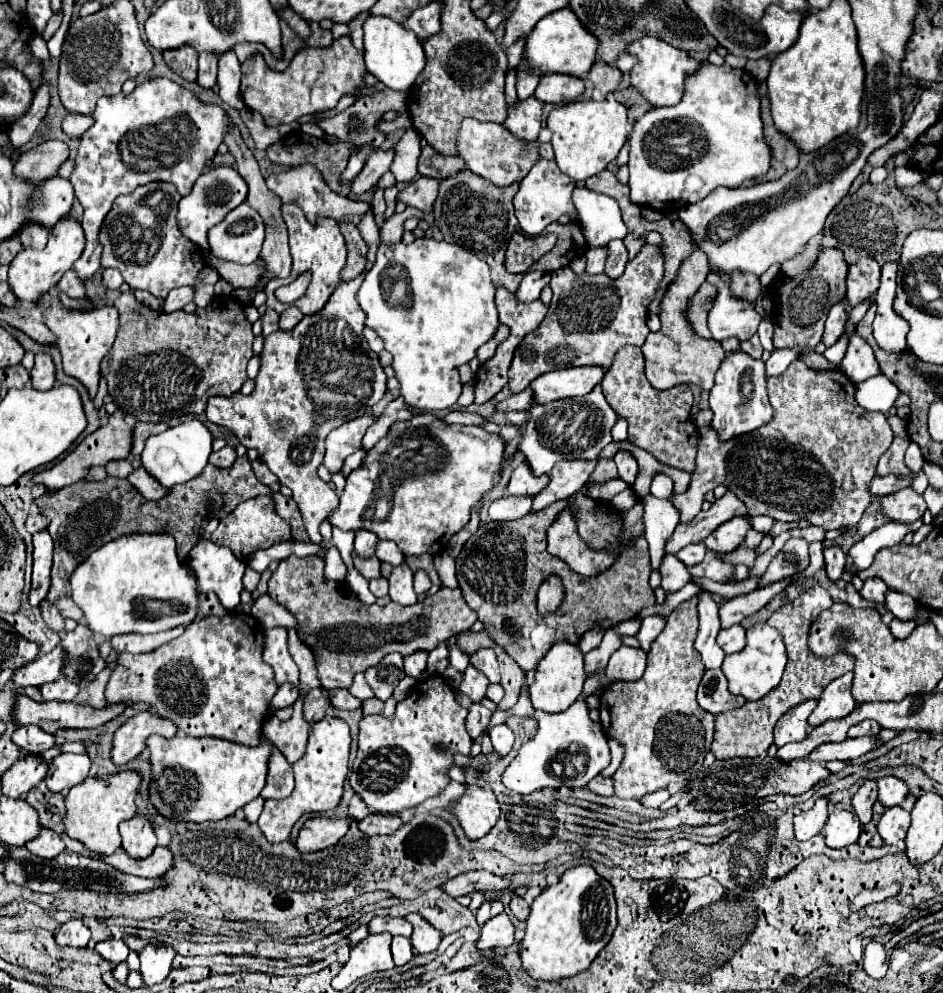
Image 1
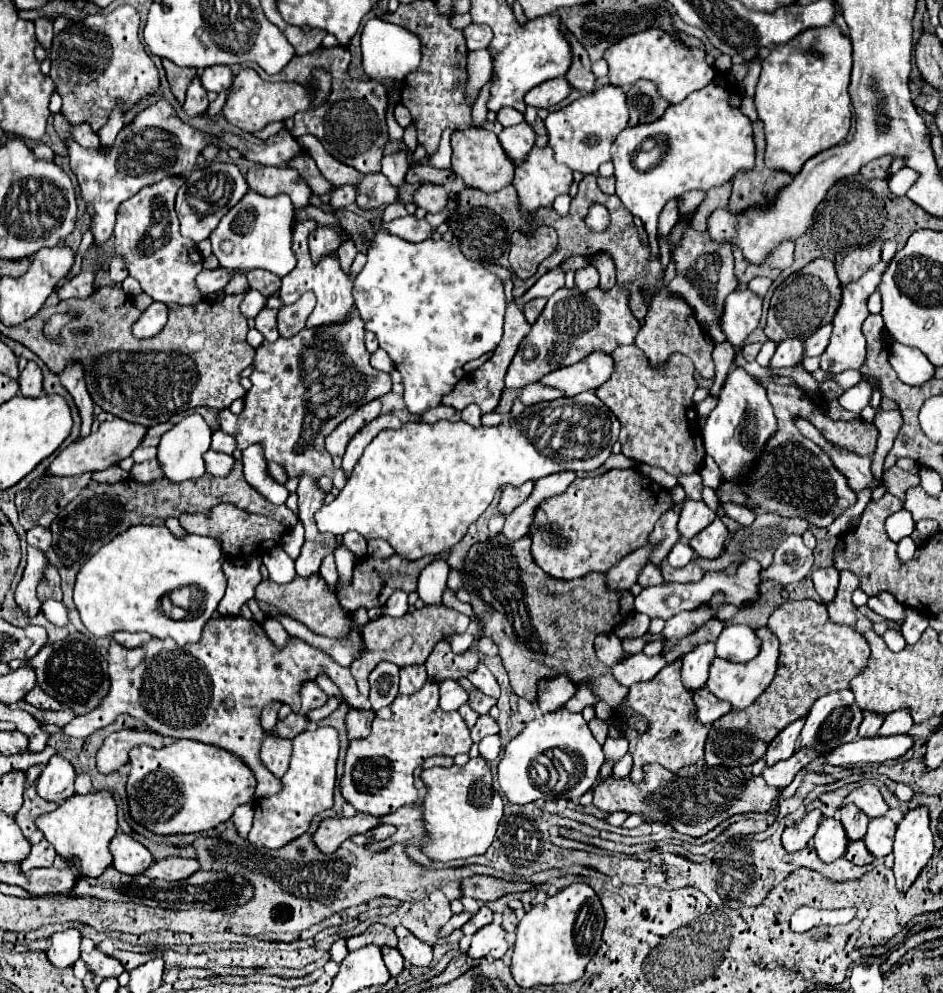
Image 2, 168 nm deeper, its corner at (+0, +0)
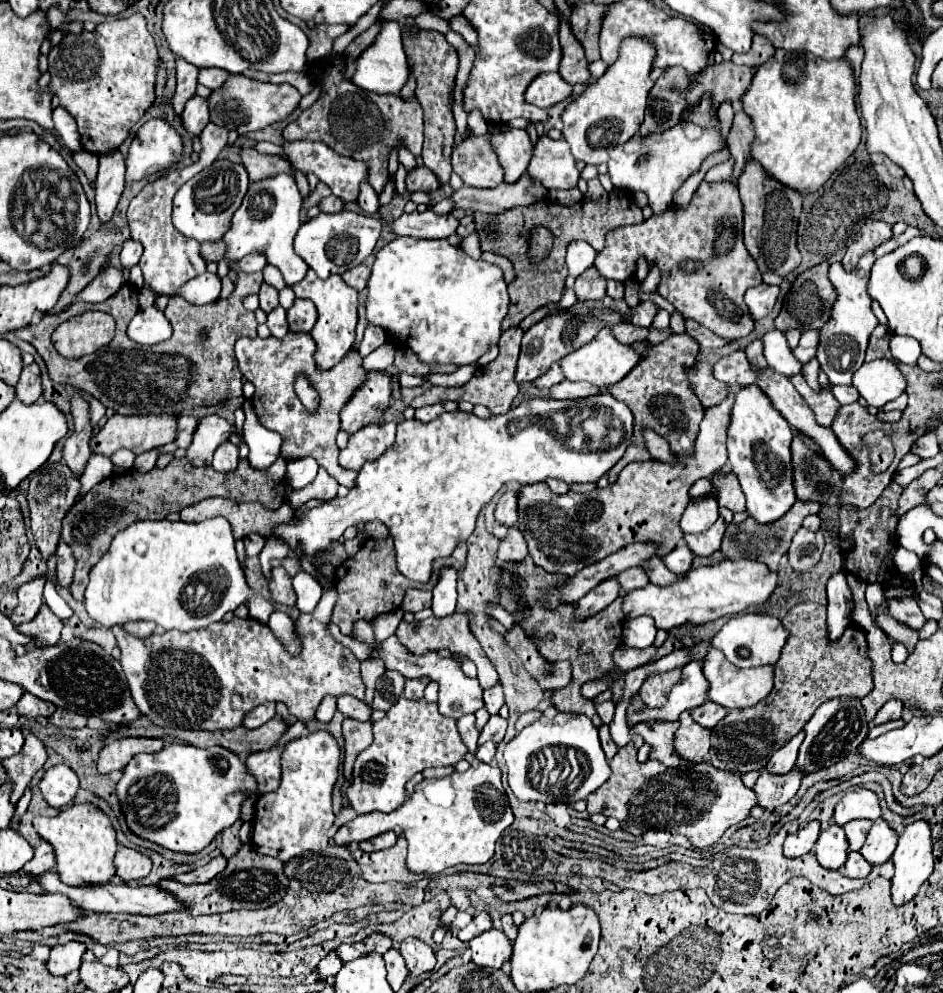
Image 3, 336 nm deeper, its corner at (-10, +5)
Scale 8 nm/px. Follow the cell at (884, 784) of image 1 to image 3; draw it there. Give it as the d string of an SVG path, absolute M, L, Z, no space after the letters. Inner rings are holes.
M857 788L847 792L835 806L833 812L833 822L837 826L843 826L851 820L857 818L867 818L867 820L877 820L881 816L881 808L877 802L877 796L871 790Z

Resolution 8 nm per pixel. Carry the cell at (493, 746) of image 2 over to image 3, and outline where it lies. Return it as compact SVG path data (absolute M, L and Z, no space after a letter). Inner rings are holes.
M487 742L483 746L477 748L477 760L479 762L485 762L485 764L495 764L495 744L493 742Z

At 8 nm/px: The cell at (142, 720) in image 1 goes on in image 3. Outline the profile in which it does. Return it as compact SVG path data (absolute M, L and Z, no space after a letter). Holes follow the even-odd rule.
M119 738L107 740L103 750L99 752L97 770L99 774L109 774L113 770L123 770L131 758L139 752L159 752L163 748L163 740L159 738Z

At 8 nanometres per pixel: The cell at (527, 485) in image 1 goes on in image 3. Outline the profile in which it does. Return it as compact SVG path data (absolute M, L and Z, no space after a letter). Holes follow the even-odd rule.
M507 490L499 498L495 506L495 520L507 528L517 524L517 492L515 490Z

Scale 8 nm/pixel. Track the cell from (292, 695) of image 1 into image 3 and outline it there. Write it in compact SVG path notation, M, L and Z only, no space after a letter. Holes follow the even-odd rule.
M265 702L265 704L257 706L255 710L251 710L251 714L247 714L247 718L243 718L241 726L243 728L259 728L267 720L271 720L273 716L275 716L275 704L273 702Z

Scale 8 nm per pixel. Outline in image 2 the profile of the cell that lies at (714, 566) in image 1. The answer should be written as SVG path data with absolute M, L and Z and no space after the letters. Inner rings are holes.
M665 561L661 563L661 567L663 567L663 577L665 577L665 581L669 581L669 583L693 583L703 579L703 575L705 575L705 571L695 563L695 561L691 561L691 563L687 563L685 567L681 567L681 569L673 569L673 567L669 567Z

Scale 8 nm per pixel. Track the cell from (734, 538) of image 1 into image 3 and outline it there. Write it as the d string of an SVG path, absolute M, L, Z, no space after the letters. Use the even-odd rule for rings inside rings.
M719 518L707 532L685 534L683 538L695 556L711 556L713 552L719 550L719 544L723 540L723 532L725 532L725 522L723 522L723 518Z

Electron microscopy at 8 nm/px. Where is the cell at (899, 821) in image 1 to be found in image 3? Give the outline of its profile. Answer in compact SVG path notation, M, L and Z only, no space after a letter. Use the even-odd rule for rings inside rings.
M879 818L873 822L867 840L859 852L871 866L879 866L891 858L895 846L897 846L895 832L889 828L889 824L883 818Z

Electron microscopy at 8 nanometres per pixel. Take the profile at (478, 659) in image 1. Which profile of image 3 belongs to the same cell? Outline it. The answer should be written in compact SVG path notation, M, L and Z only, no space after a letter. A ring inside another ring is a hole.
M497 684L495 688L491 690L485 690L483 692L483 700L485 700L485 708L491 716L495 716L499 712L499 708L503 706L503 686Z

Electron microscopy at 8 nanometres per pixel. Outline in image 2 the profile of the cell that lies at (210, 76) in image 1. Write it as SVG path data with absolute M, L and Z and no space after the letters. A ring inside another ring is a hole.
M195 75L195 79L191 81L191 85L187 89L187 99L185 99L183 107L185 107L187 115L199 115L199 113L207 111L209 99L207 99L205 87L201 87L201 77L199 75Z

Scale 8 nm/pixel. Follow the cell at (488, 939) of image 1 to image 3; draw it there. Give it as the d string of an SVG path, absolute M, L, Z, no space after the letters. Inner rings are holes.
M491 928L485 934L473 938L469 942L469 950L471 950L471 962L475 962L477 966L499 970L503 962L509 960L511 956L511 942L501 930Z

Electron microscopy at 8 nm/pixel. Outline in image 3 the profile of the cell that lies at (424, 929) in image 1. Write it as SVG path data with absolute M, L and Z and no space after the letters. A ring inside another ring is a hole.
M417 938L403 940L399 952L401 952L411 976L421 976L421 974L431 972L435 968L435 952L433 952L433 948L427 946L425 942L419 942Z

